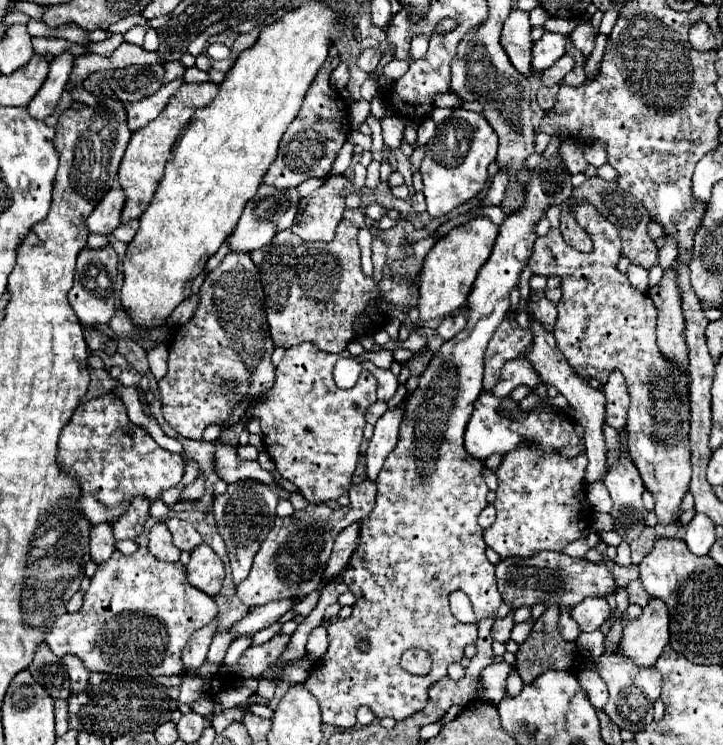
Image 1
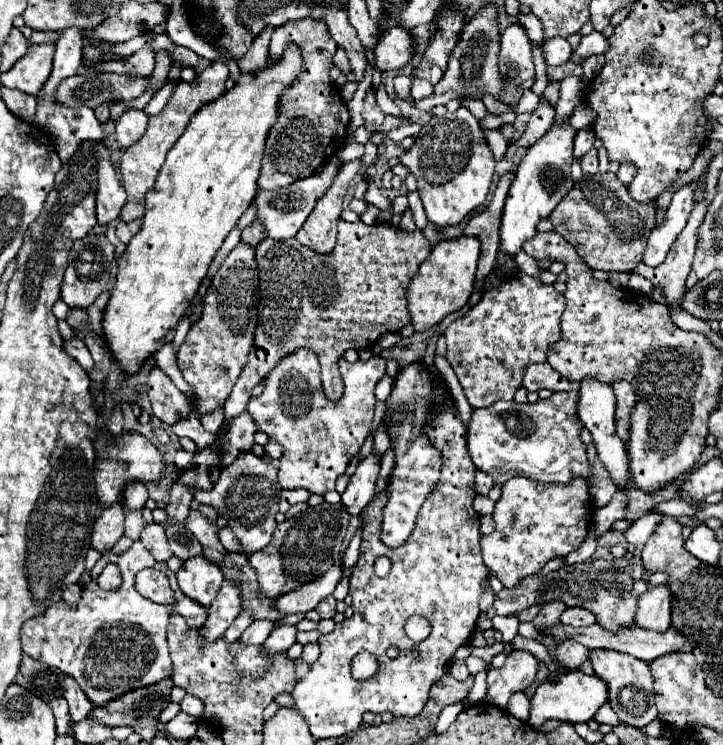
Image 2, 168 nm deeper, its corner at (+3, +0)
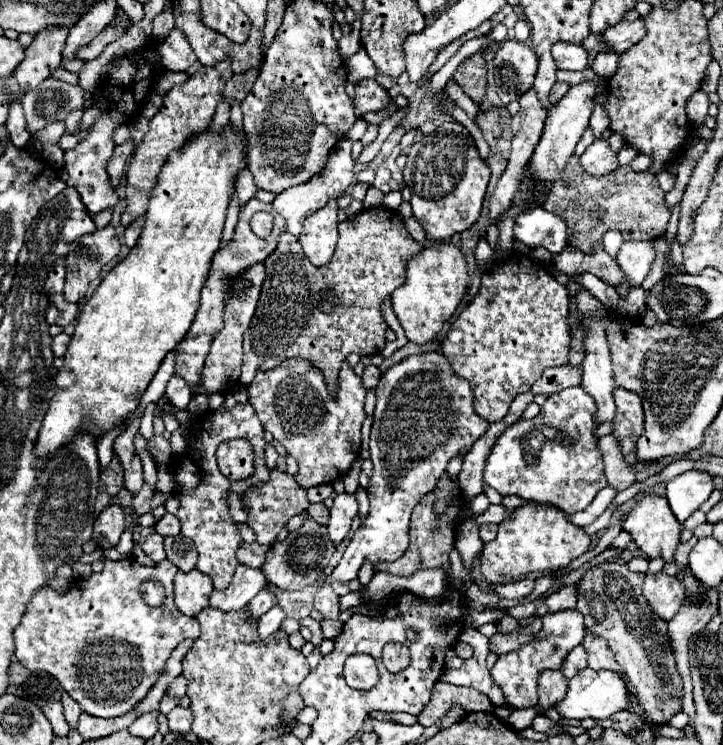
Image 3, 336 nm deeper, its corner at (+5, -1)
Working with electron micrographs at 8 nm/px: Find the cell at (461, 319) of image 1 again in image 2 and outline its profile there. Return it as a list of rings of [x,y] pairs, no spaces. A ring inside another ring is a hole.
[[[517,273],[511,281],[505,281],[493,291],[485,291],[481,301],[473,305],[467,315],[459,317],[445,329],[447,339],[447,359],[455,369],[459,383],[465,391],[471,407],[489,407],[491,403],[505,399],[511,401],[515,391],[521,387],[523,369],[529,363],[545,363],[545,353],[551,343],[559,339],[559,319],[565,309],[565,297],[553,289],[553,285],[543,285],[539,277],[529,277],[525,273]]]

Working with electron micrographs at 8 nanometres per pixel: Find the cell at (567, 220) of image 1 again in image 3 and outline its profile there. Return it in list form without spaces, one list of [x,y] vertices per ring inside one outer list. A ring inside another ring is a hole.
[[[571,156],[563,174],[553,182],[545,210],[565,218],[569,244],[583,252],[591,252],[607,228],[619,230],[625,240],[665,236],[665,226],[671,218],[671,208],[665,206],[665,192],[651,172],[635,172],[629,166],[621,166],[609,176],[589,176],[579,164],[579,156]]]

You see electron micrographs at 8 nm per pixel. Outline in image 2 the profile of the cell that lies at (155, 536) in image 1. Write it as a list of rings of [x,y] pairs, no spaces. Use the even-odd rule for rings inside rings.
[[[149,523],[145,525],[145,529],[141,531],[141,543],[145,545],[145,549],[157,559],[157,561],[169,561],[169,557],[173,555],[165,537],[165,529],[161,523]]]

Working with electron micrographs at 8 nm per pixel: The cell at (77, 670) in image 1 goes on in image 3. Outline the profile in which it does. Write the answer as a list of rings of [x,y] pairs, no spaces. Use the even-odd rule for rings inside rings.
[[[65,694],[65,696],[61,698],[61,704],[63,704],[63,714],[65,714],[65,718],[67,718],[69,726],[71,726],[71,728],[77,728],[79,714],[83,712],[83,710],[81,710],[81,706],[77,706],[77,702],[73,702],[73,698],[71,698],[69,694]]]

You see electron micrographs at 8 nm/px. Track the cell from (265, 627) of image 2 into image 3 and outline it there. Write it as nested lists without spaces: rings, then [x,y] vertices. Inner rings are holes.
[[[273,606],[269,612],[265,612],[261,618],[259,618],[259,626],[257,626],[257,632],[261,638],[267,638],[271,636],[275,630],[279,630],[281,622],[285,620],[285,612],[281,606]]]

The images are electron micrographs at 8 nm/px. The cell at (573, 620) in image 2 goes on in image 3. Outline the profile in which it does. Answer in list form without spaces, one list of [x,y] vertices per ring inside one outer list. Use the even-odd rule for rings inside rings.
[[[565,610],[565,612],[549,612],[541,618],[543,626],[541,632],[521,648],[503,654],[497,658],[491,676],[495,682],[503,688],[503,694],[513,708],[533,708],[537,706],[537,678],[543,670],[561,670],[561,664],[565,656],[583,642],[585,636],[585,624],[583,616],[577,610]]]

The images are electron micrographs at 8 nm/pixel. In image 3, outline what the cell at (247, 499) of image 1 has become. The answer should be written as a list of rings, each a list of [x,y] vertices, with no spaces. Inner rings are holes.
[[[273,470],[269,482],[253,488],[247,496],[243,496],[243,504],[249,512],[249,526],[255,530],[259,544],[273,544],[277,534],[287,526],[289,518],[293,518],[309,508],[307,492],[295,482],[293,476],[289,476],[287,472],[281,472],[281,470]]]

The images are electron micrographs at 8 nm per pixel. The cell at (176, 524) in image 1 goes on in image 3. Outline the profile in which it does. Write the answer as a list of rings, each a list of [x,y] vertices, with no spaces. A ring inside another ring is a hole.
[[[181,534],[165,538],[165,552],[167,552],[167,558],[181,572],[191,572],[197,564],[197,548],[195,548],[193,540],[189,540]]]

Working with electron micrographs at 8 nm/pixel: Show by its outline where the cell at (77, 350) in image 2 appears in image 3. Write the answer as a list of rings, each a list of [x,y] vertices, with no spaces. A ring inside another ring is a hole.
[[[61,332],[59,336],[55,336],[53,338],[53,354],[55,356],[63,356],[65,354],[65,350],[67,350],[67,346],[69,346],[69,342],[71,342],[71,338],[65,334],[65,332]]]

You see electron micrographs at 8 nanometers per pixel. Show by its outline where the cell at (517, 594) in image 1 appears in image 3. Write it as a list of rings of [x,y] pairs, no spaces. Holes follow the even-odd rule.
[[[617,562],[593,566],[579,582],[577,610],[585,616],[585,628],[609,642],[609,648],[633,686],[647,724],[665,726],[677,712],[681,712],[681,698],[685,692],[669,646],[667,622],[649,608],[641,592],[643,578],[645,574],[635,574],[625,564]]]

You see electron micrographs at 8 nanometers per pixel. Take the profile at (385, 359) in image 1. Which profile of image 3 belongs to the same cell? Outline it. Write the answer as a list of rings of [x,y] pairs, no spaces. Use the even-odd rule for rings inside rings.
[[[303,358],[285,360],[281,366],[257,372],[247,386],[249,404],[255,408],[263,428],[299,462],[295,480],[307,490],[341,480],[361,450],[361,424],[365,420],[365,388],[353,368],[343,362],[337,396],[329,396],[323,374]]]

